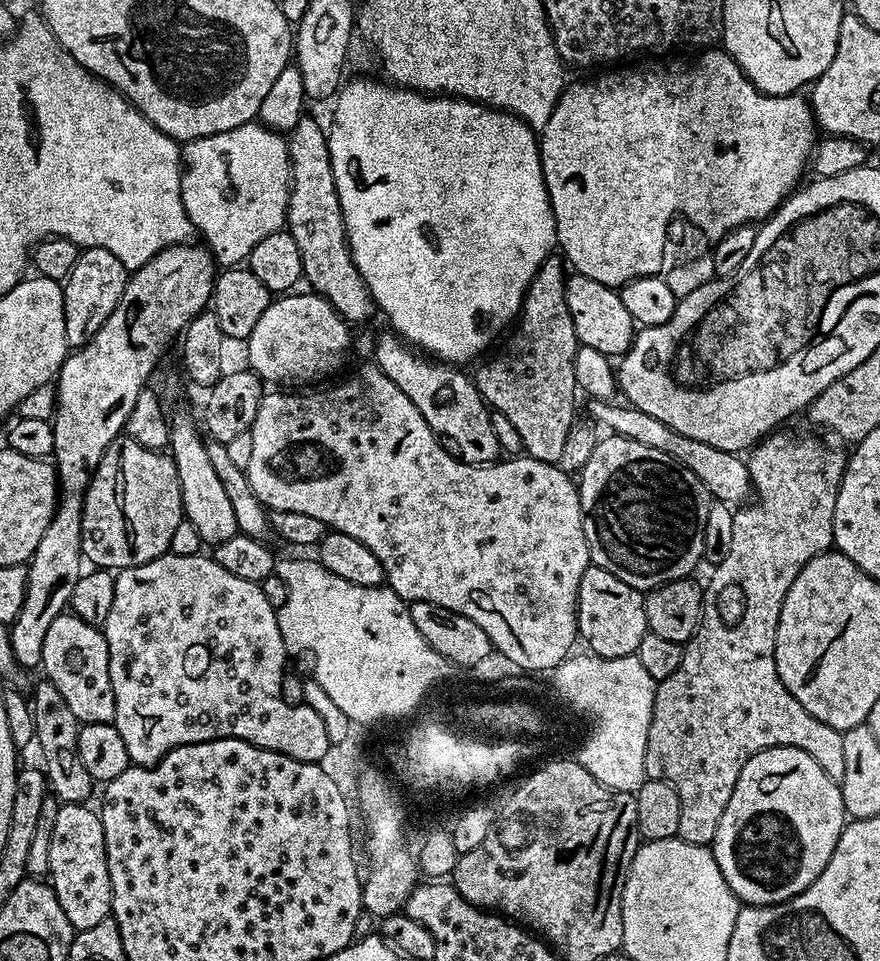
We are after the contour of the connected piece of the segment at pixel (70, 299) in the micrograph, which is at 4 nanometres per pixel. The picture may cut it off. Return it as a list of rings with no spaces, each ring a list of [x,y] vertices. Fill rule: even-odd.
[[[85,248],[81,251],[74,270],[62,284],[69,349],[84,347],[92,341],[94,334],[98,334],[98,330],[102,330],[106,318],[110,318],[110,314],[120,304],[129,275],[128,269],[118,262],[118,258],[114,258],[114,254],[110,254],[110,250]]]

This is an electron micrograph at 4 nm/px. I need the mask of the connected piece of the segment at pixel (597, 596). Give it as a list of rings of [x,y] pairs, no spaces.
[[[590,566],[582,574],[576,603],[576,626],[581,641],[588,643],[587,651],[603,660],[631,656],[638,650],[638,642],[648,630],[646,610],[644,609],[645,593],[638,588],[626,586],[622,578],[614,578],[610,570]]]

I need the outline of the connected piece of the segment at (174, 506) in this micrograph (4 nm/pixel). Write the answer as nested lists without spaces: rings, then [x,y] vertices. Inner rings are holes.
[[[121,434],[106,446],[106,454],[102,454],[84,495],[83,559],[100,570],[142,566],[168,552],[170,537],[183,520],[180,479],[171,455],[138,446]]]

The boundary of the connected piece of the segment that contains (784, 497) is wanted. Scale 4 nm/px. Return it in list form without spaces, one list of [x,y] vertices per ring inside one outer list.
[[[772,434],[767,438],[759,441],[747,453],[746,463],[748,466],[748,472],[752,475],[752,491],[754,493],[754,499],[747,506],[740,506],[735,509],[732,513],[734,518],[734,538],[730,545],[730,554],[726,554],[726,558],[721,562],[721,564],[715,565],[714,571],[716,572],[712,576],[712,581],[709,582],[708,588],[703,589],[704,593],[704,615],[700,618],[700,627],[697,628],[696,633],[692,636],[692,639],[684,645],[684,653],[682,654],[682,666],[678,666],[678,670],[674,670],[674,674],[670,674],[670,678],[659,681],[656,685],[656,697],[654,698],[654,710],[652,711],[652,721],[650,722],[650,730],[648,731],[648,741],[646,742],[646,758],[644,759],[644,774],[645,777],[649,780],[665,780],[669,786],[678,794],[680,799],[680,805],[682,806],[682,818],[678,822],[678,830],[676,831],[676,836],[681,840],[685,840],[688,844],[702,844],[705,846],[711,845],[714,834],[718,830],[718,822],[722,818],[722,810],[726,810],[726,802],[730,802],[730,794],[734,794],[734,786],[738,782],[738,774],[742,770],[742,766],[746,766],[748,759],[754,754],[758,754],[762,750],[767,748],[801,748],[806,754],[810,754],[814,758],[814,762],[818,762],[818,766],[822,766],[822,770],[826,770],[826,774],[831,780],[840,781],[842,777],[846,774],[846,761],[844,758],[844,748],[842,746],[842,738],[844,733],[839,732],[837,728],[831,728],[826,726],[826,722],[822,722],[818,718],[814,718],[804,709],[802,702],[798,702],[798,698],[794,698],[794,694],[790,694],[790,690],[786,690],[786,686],[782,682],[782,678],[778,674],[778,666],[776,665],[776,631],[778,630],[778,622],[780,621],[780,611],[782,610],[782,602],[786,598],[786,592],[790,590],[790,586],[794,586],[794,580],[798,578],[798,574],[804,566],[812,558],[818,554],[829,551],[833,547],[832,535],[834,534],[834,506],[838,502],[838,490],[840,489],[840,484],[844,481],[844,469],[846,467],[846,456],[845,453],[840,453],[838,449],[831,448],[828,444],[823,444],[820,440],[815,440],[812,436],[776,436],[780,434]]]

